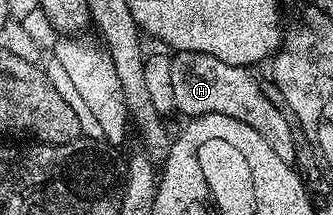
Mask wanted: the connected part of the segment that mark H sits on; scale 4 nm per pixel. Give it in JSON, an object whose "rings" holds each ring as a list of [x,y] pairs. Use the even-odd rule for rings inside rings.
{"rings":[[[175,52],[171,56],[171,69],[173,70],[173,100],[175,102],[175,112],[181,114],[184,112],[184,117],[194,118],[204,116],[205,114],[225,114],[229,118],[237,118],[237,122],[245,122],[245,126],[253,126],[253,130],[257,130],[257,134],[261,134],[261,138],[265,138],[265,142],[269,142],[269,146],[273,146],[273,150],[281,157],[285,163],[295,164],[295,143],[293,142],[293,130],[289,130],[289,122],[285,122],[285,114],[283,108],[278,103],[274,104],[269,97],[263,93],[263,88],[250,76],[250,71],[247,68],[238,68],[229,62],[221,62],[221,58],[213,58],[209,54],[201,54],[200,52]]]}

